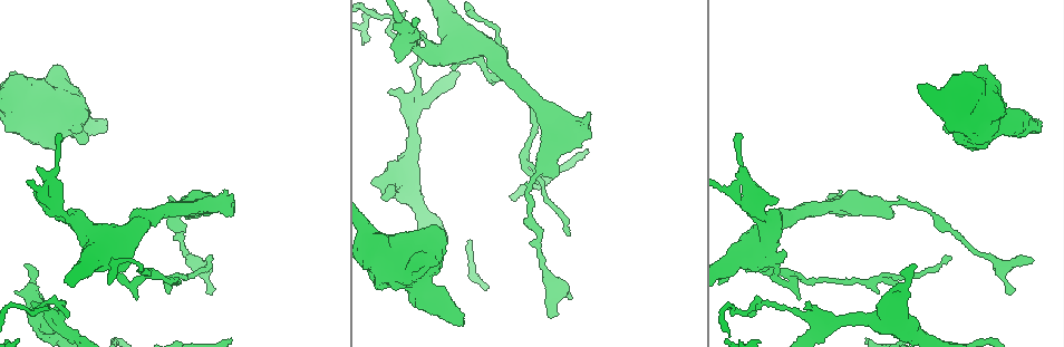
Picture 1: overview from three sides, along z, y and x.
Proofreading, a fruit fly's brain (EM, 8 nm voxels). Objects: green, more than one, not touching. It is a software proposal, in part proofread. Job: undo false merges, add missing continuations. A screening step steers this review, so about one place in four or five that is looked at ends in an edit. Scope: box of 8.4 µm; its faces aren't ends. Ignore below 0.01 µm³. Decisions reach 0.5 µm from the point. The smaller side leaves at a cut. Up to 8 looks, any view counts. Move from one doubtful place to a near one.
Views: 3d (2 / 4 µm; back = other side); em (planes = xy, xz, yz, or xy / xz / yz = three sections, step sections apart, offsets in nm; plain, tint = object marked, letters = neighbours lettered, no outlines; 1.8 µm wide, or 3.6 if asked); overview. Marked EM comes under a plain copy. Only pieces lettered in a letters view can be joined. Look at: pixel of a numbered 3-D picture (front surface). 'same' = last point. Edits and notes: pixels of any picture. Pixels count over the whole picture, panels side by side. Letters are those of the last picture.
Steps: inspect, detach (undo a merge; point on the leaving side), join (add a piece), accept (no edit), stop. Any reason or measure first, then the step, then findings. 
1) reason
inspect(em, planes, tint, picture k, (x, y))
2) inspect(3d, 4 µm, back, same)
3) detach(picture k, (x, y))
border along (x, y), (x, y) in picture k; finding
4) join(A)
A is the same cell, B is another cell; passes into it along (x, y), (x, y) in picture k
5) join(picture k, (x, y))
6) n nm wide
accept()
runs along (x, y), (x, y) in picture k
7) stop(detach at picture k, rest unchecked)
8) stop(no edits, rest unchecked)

calibre changes
inspect(3d, 2 µm, picture 1, (409, 30))

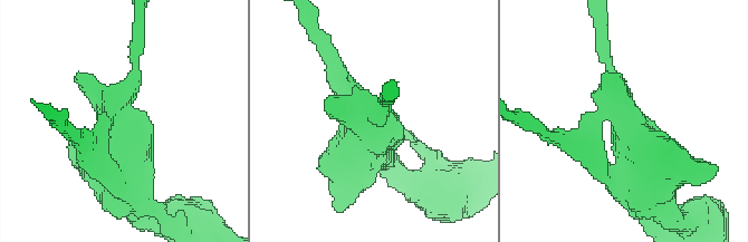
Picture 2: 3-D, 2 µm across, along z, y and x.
inspect(em, xz, step 16, tint, picture 2, (379, 109))

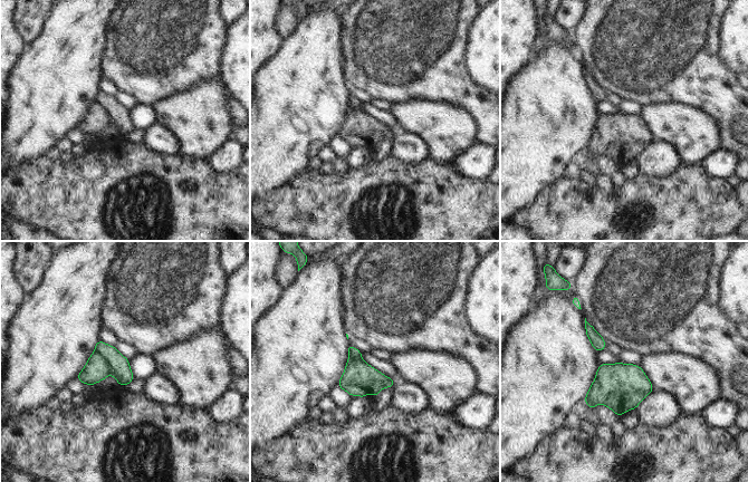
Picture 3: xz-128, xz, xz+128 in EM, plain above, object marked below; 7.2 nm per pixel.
inspect(em, xz, step 16, letters, same)

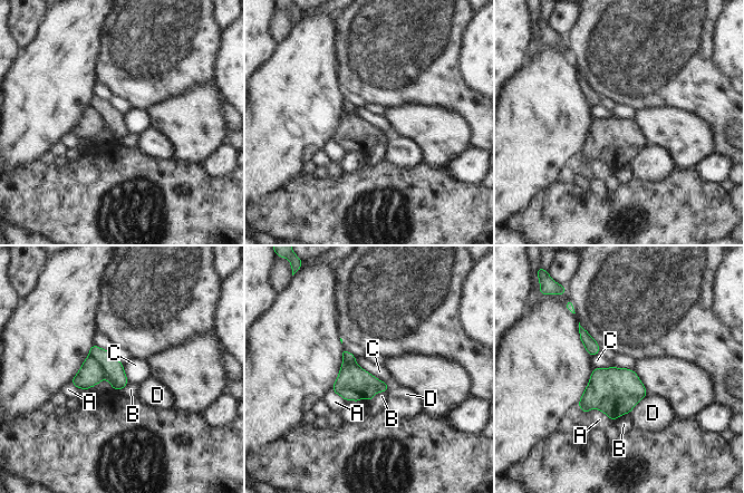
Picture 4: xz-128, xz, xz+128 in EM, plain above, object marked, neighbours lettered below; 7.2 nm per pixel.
170 nm wide
detach(picture 4, (114, 369))
A, B, C and D are other cells; border along (89, 355), (103, 370), (106, 378) in picture 4; a second neuron is stuck on

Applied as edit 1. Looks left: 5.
inspect(overview)

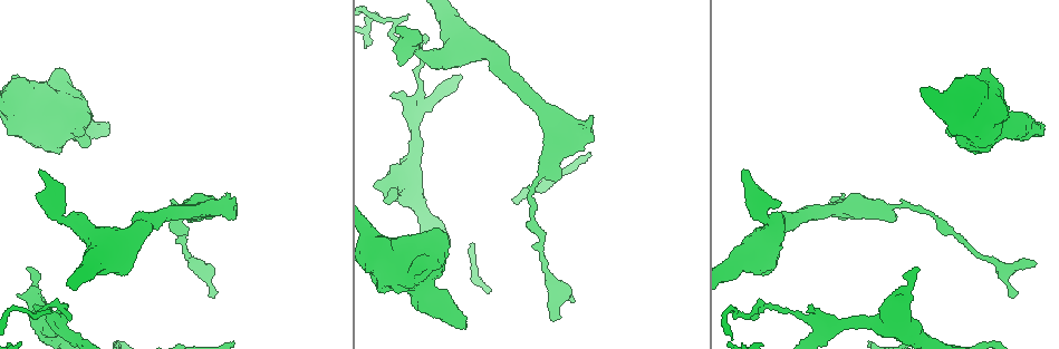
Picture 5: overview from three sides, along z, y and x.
three arms meet
inspect(3d, 4 µm, picture 5, (57, 324))

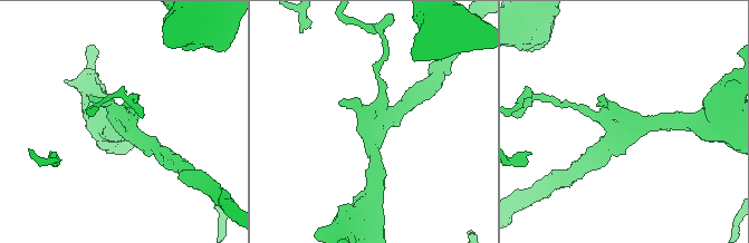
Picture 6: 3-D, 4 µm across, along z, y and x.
need the tissue
inspect(em, planes, letters, picture 6, (369, 138))

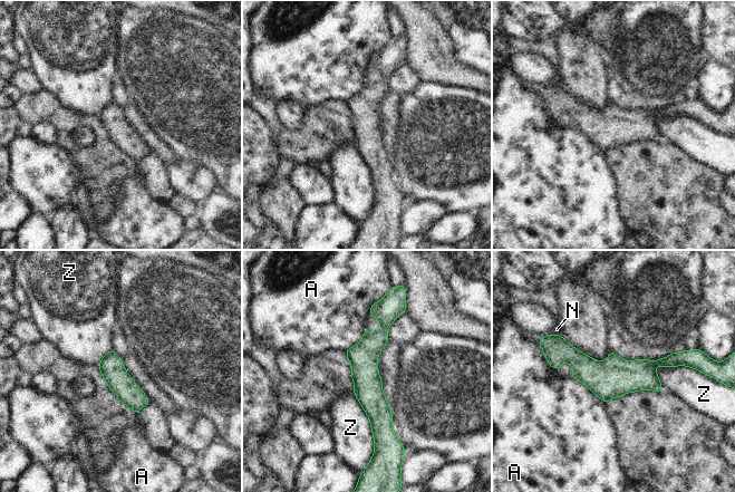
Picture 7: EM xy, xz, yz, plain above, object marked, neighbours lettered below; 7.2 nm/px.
accept()
A, N and Z are other cells; runs along (379, 309), (377, 441) in picture 7; continuous, no second neuron

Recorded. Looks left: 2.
free end
inspect(em, xy, step 16, letters, picture 5, (87, 146))

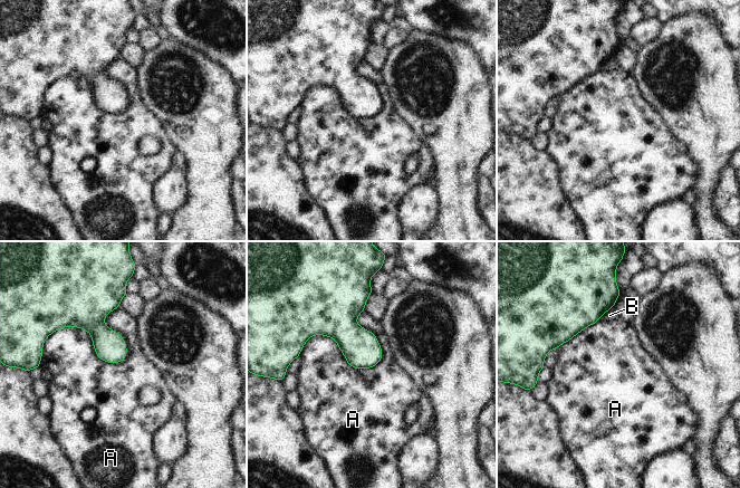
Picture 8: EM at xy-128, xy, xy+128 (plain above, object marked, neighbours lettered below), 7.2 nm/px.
accept()
A and B are other cells; border along (382, 347), (298, 356) in picture 8; no lettered piece goes on from it

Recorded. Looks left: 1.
stop(detach at picture 4, rest unchecked)

